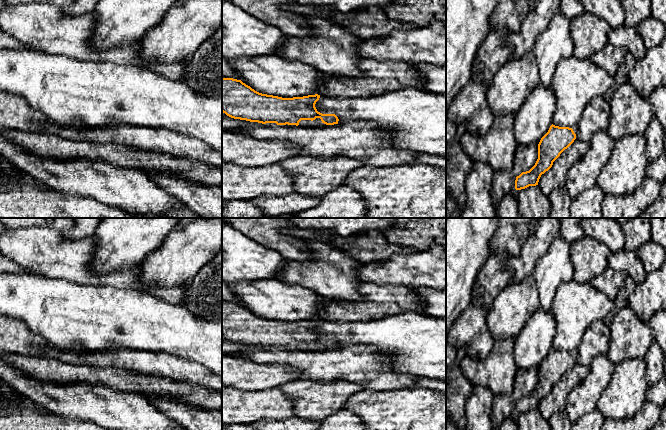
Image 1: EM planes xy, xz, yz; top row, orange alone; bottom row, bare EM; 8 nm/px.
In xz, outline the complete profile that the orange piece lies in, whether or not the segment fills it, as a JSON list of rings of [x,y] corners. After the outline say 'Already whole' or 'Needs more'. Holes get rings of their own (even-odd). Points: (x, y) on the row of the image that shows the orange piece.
[[[222,78],[222,112],[234,119],[262,124],[311,126],[313,120],[320,118],[322,123],[326,125],[338,124],[339,119],[335,114],[322,114],[317,111],[315,104],[319,98],[318,94],[293,98],[262,94],[241,80]]]. Needs more

